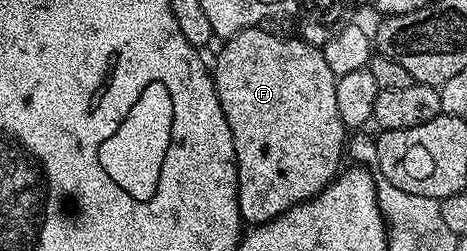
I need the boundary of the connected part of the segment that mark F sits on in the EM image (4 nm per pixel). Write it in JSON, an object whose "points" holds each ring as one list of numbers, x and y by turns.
{"points":[[254,28,241,30,234,38,228,39,226,48,212,63,211,73,213,75,213,87,223,108,223,116,227,116,227,124,231,128,231,136,235,140,235,156,237,157,237,191,239,192,239,212,242,223,260,224,275,220,283,212,287,212,292,206,314,198,323,187,329,185,337,177,342,169,341,153,344,155,347,150,347,127,343,120,339,120,339,107,335,105,335,88,338,77,333,74,331,67,324,59,324,52,321,48,302,41,300,37,280,38,271,36,271,32]]}

